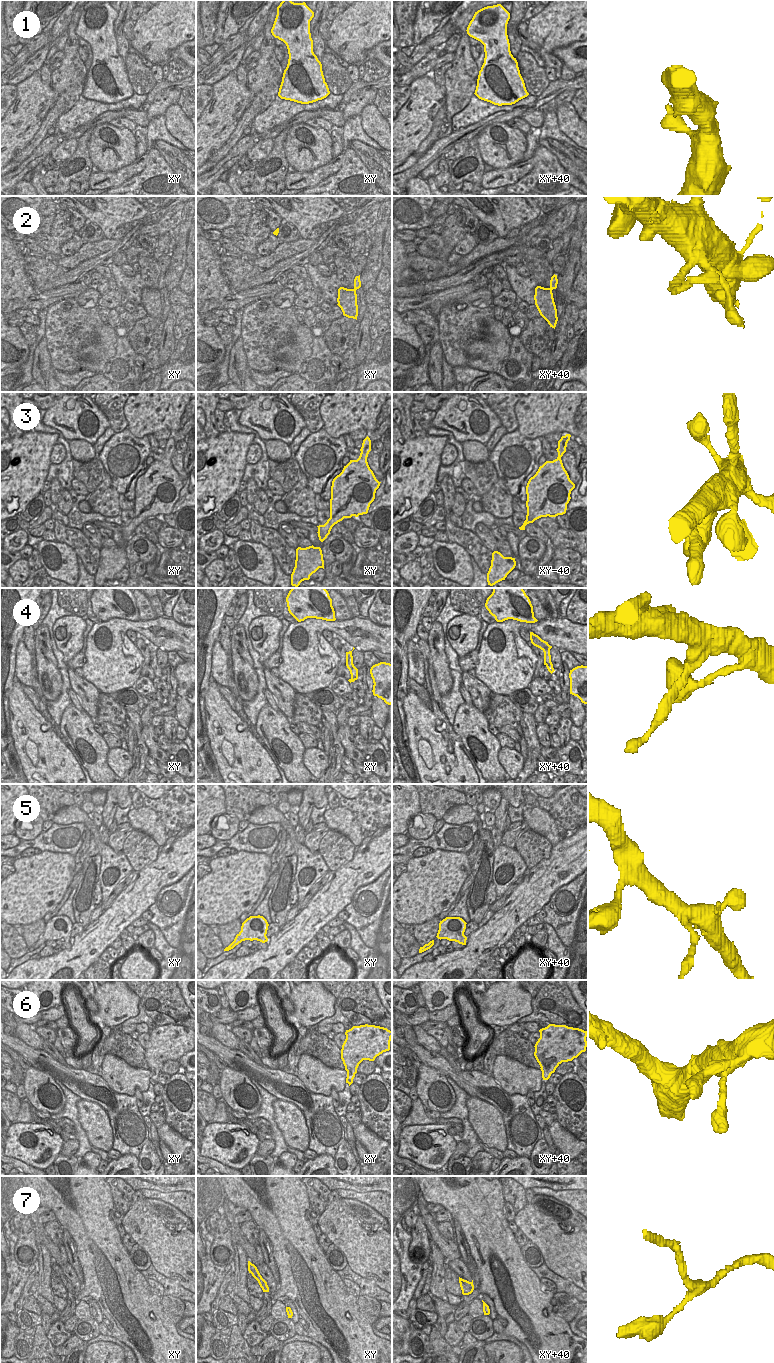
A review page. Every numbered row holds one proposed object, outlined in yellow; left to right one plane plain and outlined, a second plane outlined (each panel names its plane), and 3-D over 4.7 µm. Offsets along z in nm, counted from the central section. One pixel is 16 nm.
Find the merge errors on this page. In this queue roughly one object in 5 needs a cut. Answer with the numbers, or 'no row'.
4, 5

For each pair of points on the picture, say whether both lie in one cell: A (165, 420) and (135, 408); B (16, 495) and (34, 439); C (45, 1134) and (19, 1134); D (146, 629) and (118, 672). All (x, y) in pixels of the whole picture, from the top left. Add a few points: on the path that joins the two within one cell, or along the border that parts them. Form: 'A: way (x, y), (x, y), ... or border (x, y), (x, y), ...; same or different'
A: way (158, 413), (156, 411), (142, 411); same
B: way (16, 481), (16, 469), (30, 453); same
C: way (39, 1134), (25, 1131); same
D: way (130, 627), (118, 637), (118, 656); same

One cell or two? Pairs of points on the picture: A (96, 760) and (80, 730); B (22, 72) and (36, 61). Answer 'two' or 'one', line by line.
A: one
B: one

